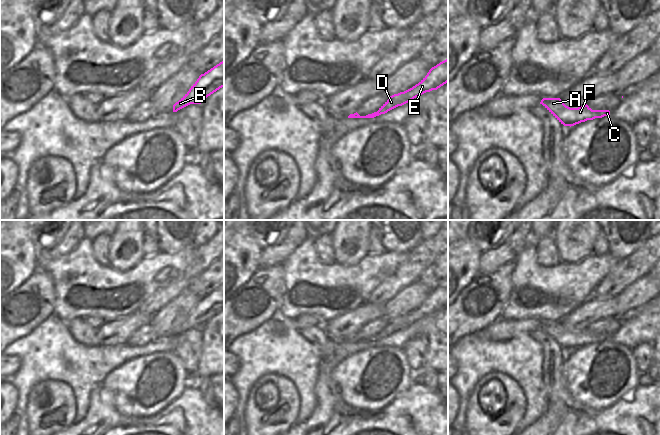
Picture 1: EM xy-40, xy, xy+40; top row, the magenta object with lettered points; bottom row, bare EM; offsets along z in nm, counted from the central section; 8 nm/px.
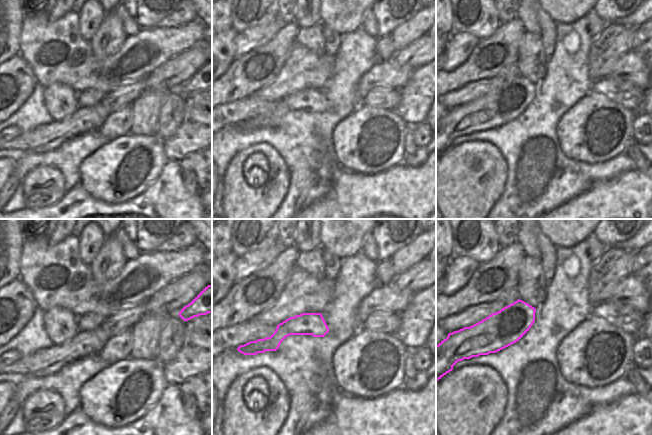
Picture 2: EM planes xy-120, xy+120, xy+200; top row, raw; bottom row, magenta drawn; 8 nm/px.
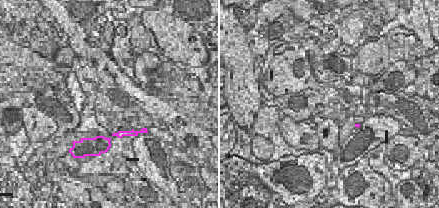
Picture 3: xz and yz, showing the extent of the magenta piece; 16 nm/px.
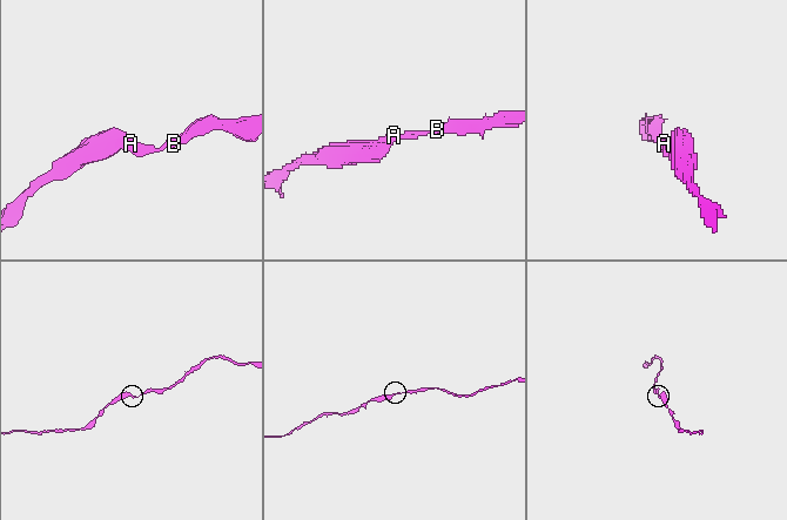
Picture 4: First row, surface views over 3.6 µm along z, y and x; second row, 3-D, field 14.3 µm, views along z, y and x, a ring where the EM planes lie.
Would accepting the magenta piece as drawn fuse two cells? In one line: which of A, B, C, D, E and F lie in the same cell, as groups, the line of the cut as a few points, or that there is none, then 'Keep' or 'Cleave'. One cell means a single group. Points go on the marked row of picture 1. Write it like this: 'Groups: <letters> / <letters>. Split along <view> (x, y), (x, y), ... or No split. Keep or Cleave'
Groups: A B C D E F. No split. Keep.

